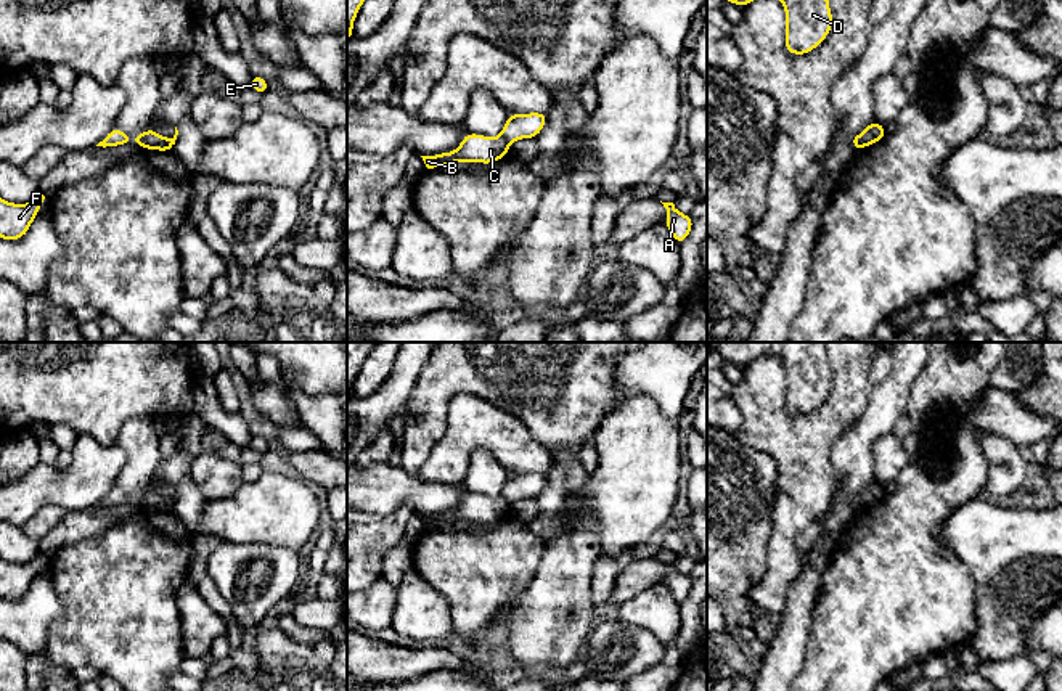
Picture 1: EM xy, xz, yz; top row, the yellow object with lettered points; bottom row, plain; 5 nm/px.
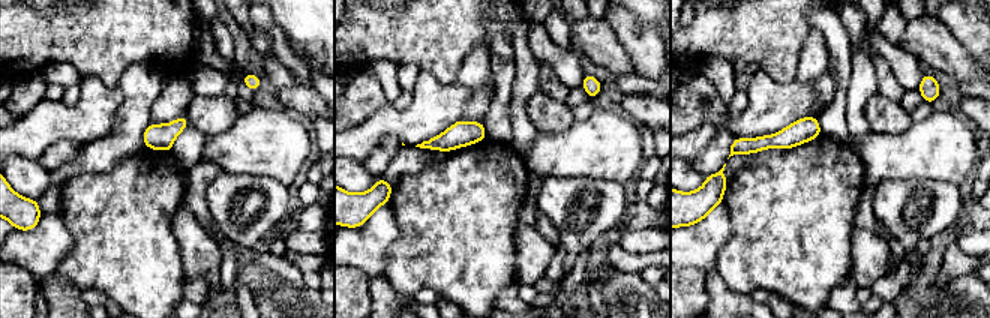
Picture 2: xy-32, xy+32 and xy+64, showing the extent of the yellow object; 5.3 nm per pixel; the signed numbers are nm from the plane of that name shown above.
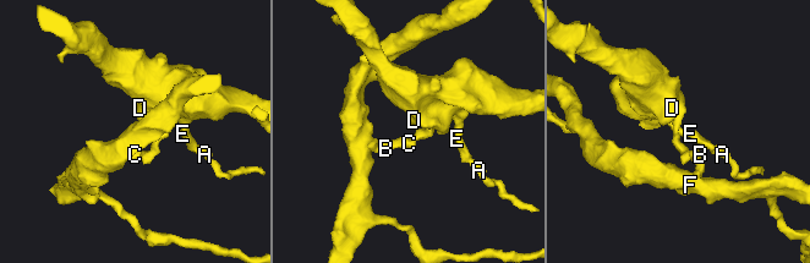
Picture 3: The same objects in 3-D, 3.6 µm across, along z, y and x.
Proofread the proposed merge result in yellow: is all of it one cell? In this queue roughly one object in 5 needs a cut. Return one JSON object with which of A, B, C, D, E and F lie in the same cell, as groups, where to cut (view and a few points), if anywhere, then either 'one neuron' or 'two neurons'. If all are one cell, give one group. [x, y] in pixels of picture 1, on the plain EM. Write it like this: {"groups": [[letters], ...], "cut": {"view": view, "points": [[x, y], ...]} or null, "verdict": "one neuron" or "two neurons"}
{"groups": [["A", "D", "E"], ["B", "C", "F"]], "cut": {"view": "xz", "points": [[500, 495], [508, 503]]}, "verdict": "two neurons"}

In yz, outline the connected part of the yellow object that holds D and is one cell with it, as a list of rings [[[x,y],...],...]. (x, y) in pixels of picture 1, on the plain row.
[[[707,342],[725,360],[745,366],[757,358],[779,358],[786,371],[786,411],[813,411],[832,387],[826,342]]]

